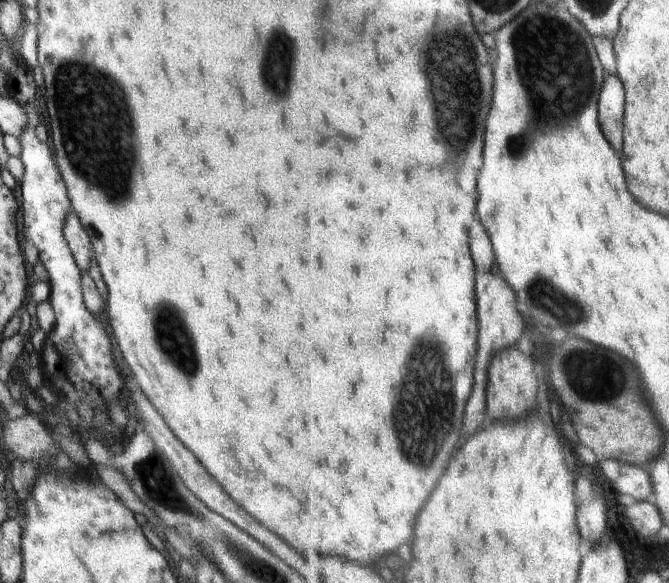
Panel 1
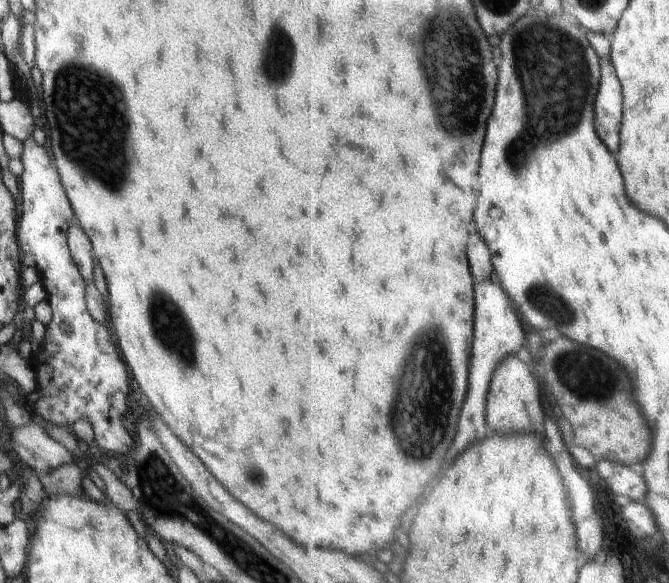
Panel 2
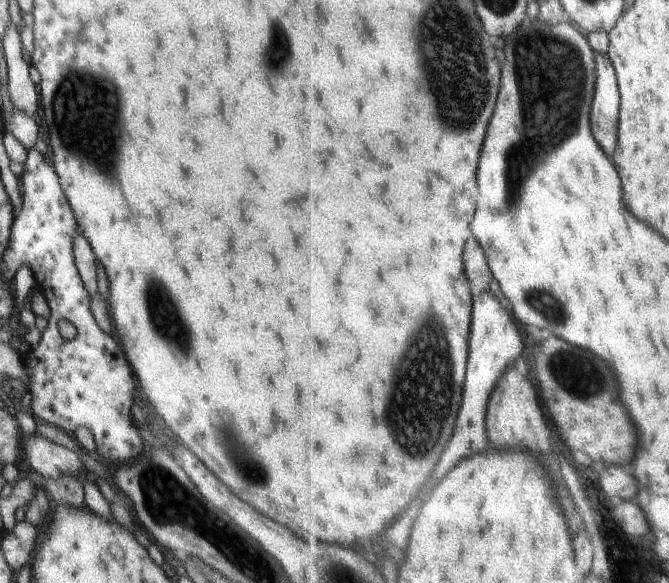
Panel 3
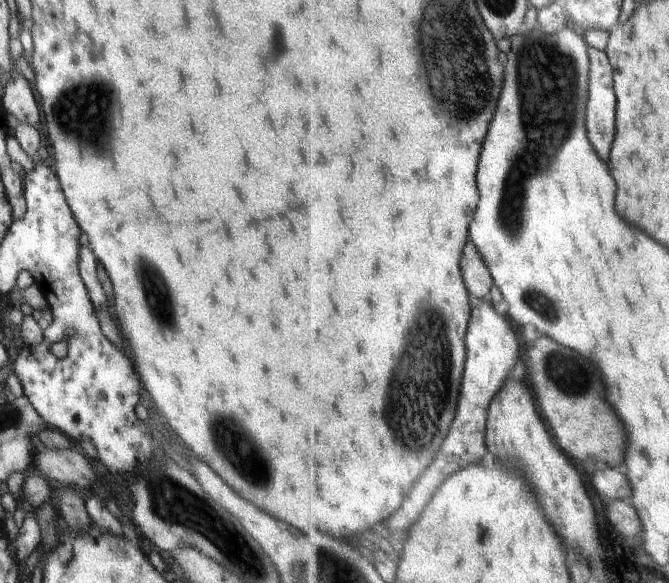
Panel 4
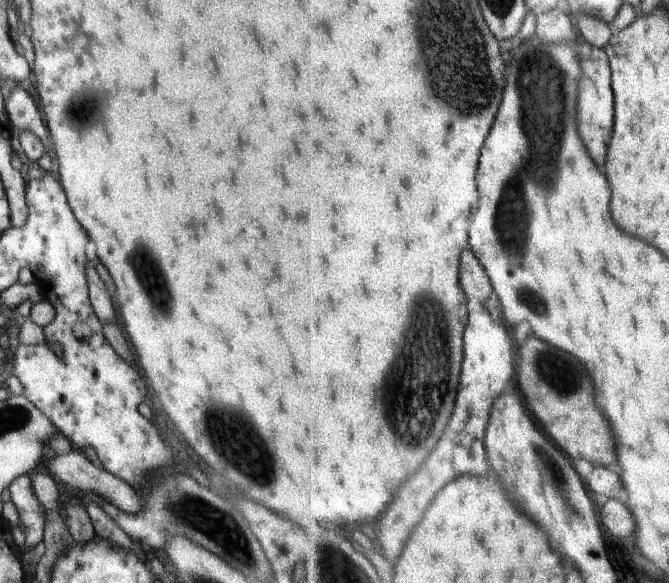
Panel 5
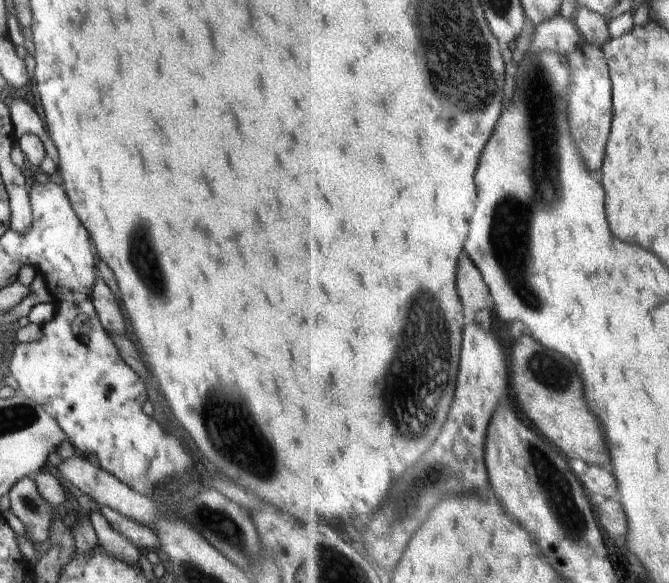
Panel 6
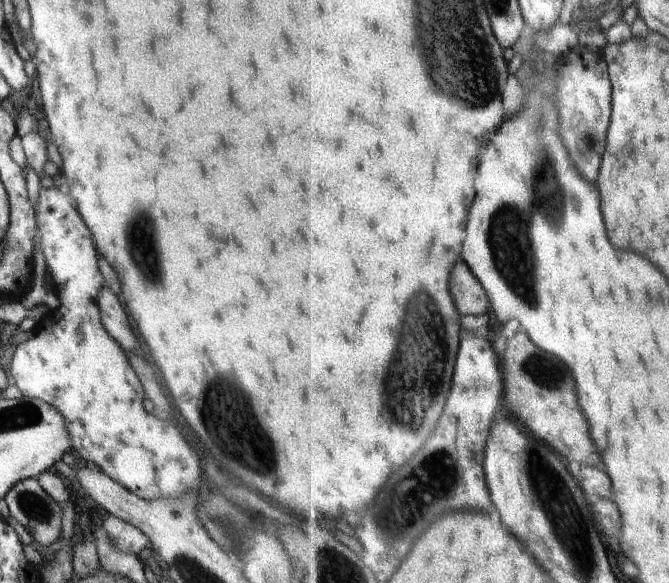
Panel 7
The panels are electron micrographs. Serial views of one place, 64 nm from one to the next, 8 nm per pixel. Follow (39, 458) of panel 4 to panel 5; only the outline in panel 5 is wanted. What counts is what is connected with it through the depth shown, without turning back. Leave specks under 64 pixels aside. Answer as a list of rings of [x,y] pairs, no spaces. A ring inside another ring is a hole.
[[[73,448],[68,454],[56,454],[54,458],[44,458],[44,460],[44,465],[48,468],[49,474],[60,478],[64,484],[69,484],[72,487],[84,490],[84,493],[93,492],[100,494],[100,496],[103,496],[106,500],[110,500],[118,509],[128,514],[137,514],[142,509],[141,496],[138,496],[138,492],[120,478],[105,472],[103,469],[96,468],[96,466],[86,458],[83,450]]]

